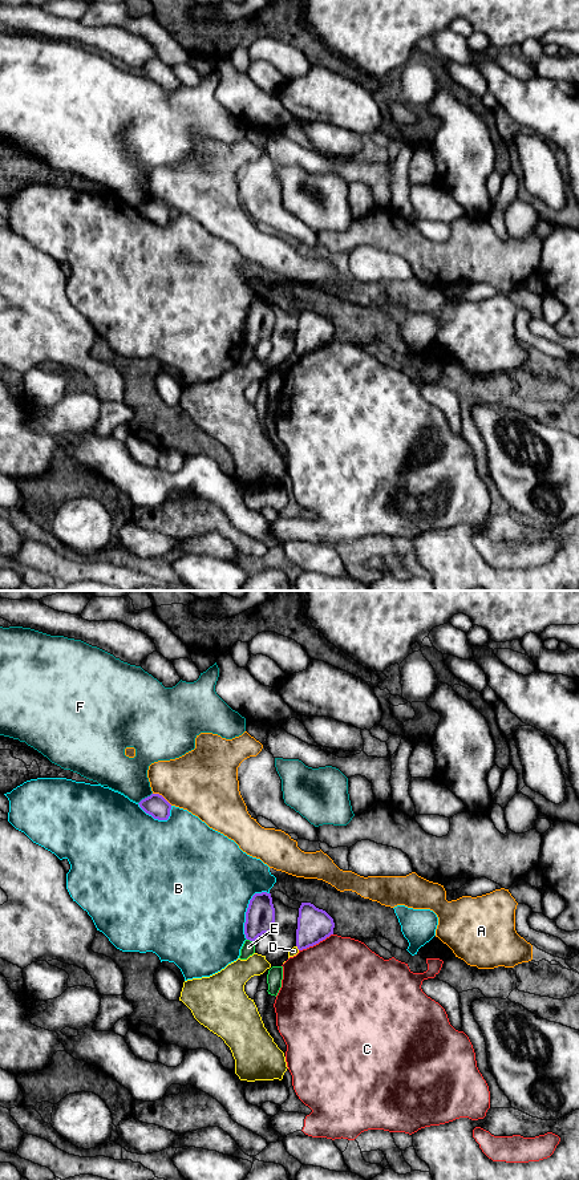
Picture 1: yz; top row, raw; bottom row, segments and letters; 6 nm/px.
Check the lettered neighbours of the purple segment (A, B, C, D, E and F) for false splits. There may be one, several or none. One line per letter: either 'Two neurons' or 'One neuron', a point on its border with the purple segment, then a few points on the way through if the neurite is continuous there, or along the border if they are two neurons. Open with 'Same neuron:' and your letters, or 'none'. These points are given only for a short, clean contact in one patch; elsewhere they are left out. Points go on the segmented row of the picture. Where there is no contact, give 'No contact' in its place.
Same neuron: none
A: Two neurons. Touches purple at yz (161, 795)
B: Two neurons. Touches purple at yz (247, 911)
C: Two neurons. Touches purple at yz (315, 944). Boundary: yz (332, 933), (299, 951)
D: Two neurons. Touches purple at yz (298, 948). Boundary: yz (296, 945), (299, 949)
E: Two neurons. Touches purple at yz (250, 940). Boundary: yz (247, 939), (252, 941)
F: Two neurons. Touches purple at yz (145, 798). Boundary: yz (152, 793), (138, 803)

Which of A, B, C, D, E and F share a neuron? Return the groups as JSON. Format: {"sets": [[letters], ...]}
{"sets": [["A"], ["B"], ["C"], ["D"], ["E"], ["F"]]}

